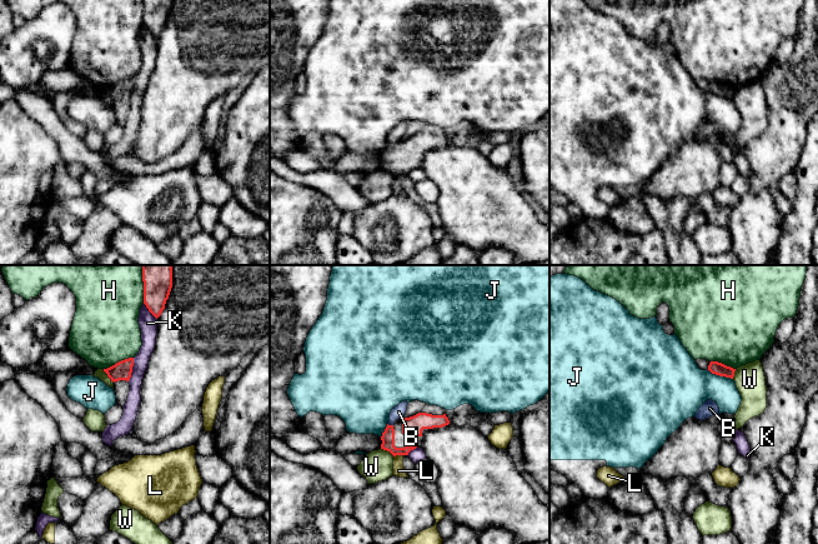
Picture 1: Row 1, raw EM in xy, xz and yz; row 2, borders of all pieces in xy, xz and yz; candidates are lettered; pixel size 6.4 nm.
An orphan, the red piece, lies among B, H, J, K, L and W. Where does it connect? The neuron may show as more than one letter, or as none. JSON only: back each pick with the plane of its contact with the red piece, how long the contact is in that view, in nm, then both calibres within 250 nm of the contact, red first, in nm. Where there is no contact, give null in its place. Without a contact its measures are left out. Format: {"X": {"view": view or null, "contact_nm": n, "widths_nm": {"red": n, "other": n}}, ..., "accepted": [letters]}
{"accepted": []}

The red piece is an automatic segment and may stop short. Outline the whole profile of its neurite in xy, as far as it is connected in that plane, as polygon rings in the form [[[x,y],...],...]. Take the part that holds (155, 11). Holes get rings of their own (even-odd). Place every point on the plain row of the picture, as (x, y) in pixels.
[[[142,0],[144,1],[144,24],[149,31],[157,39],[165,29],[169,19],[172,0]]]

